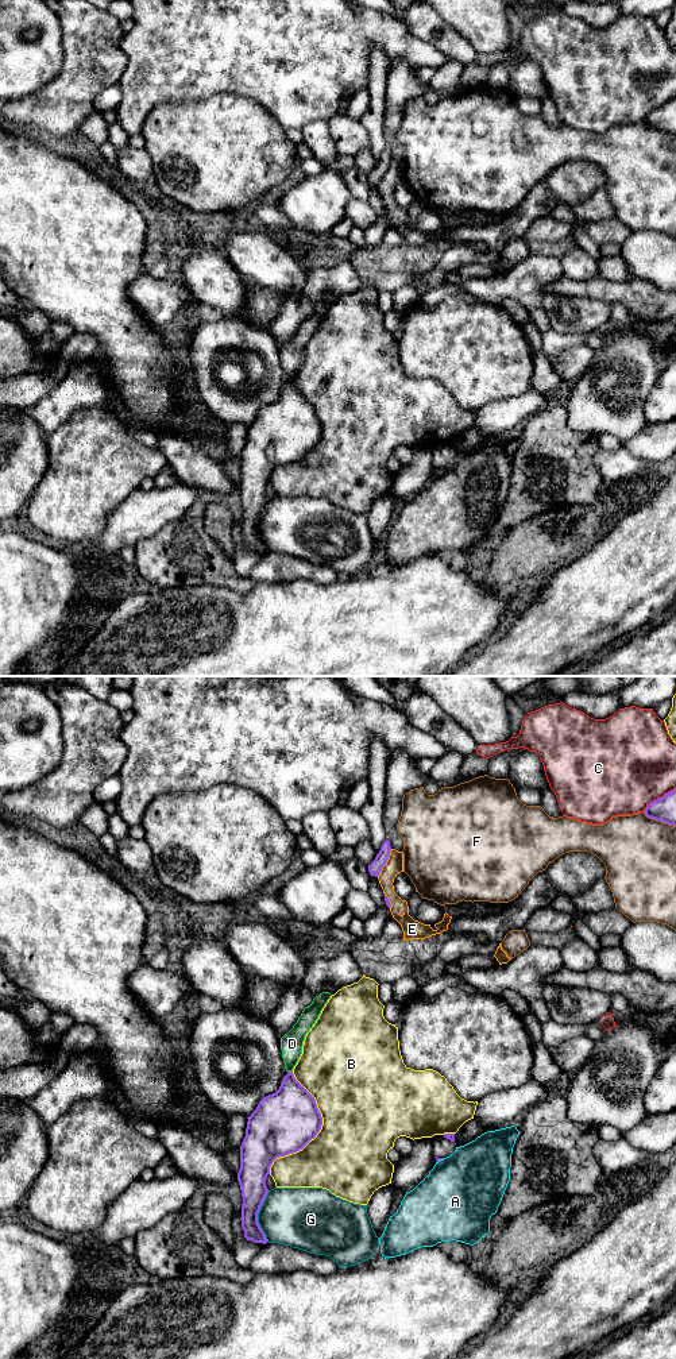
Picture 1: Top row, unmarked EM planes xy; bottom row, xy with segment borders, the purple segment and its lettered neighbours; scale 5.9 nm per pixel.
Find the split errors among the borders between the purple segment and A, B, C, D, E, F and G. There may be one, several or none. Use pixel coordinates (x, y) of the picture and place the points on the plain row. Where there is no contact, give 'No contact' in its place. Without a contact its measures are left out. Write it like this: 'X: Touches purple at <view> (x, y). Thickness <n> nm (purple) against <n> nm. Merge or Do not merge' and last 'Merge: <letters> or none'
A: Touches purple at xy (440, 468). Thickness 20 nm (purple) against 460 nm. Do not merge
B: Touches purple at xy (319, 440). Thickness 380 nm (purple) against 460 nm. Do not merge
C: Touches purple at xy (657, 108). Thickness 140 nm (purple) against 500 nm. Do not merge
D: Touches purple at xy (290, 381). Thickness 320 nm (purple) against 130 nm. Do not merge
E: Touches purple at xy (386, 170). Thickness 80 nm (purple) against 110 nm. Do not merge
F: Touches purple at xy (659, 128). Thickness 140 nm (purple) against 440 nm. Do not merge
G: Touches purple at xy (257, 525). Thickness 170 nm (purple) against 360 nm. Do not merge
Merge: none

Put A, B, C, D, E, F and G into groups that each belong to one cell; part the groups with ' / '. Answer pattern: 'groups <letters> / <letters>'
groups A / B / C / D / E / F / G

